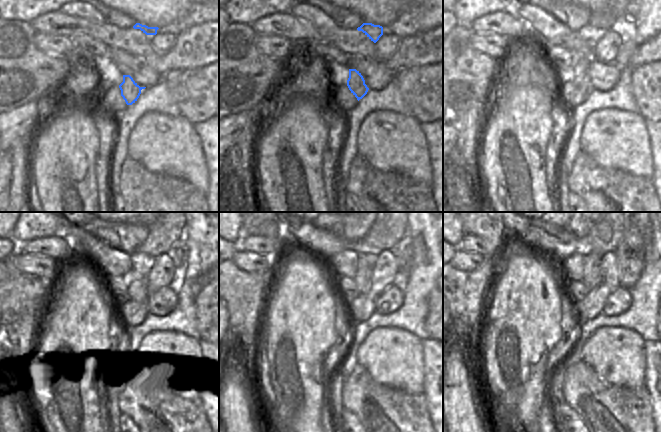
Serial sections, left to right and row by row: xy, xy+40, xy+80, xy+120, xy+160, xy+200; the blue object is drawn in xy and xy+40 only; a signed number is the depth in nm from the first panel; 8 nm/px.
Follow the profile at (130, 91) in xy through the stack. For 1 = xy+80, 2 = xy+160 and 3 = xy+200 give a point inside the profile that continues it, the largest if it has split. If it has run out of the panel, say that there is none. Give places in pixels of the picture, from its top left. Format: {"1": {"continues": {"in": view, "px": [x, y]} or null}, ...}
{"1": {"continues": {"in": "xy+80", "px": [580, 62]}}, "2": {"continues": {"in": "xy+160", "px": [365, 262]}}, "3": {"continues": {"in": "xy+200", "px": [591, 262]}}}

